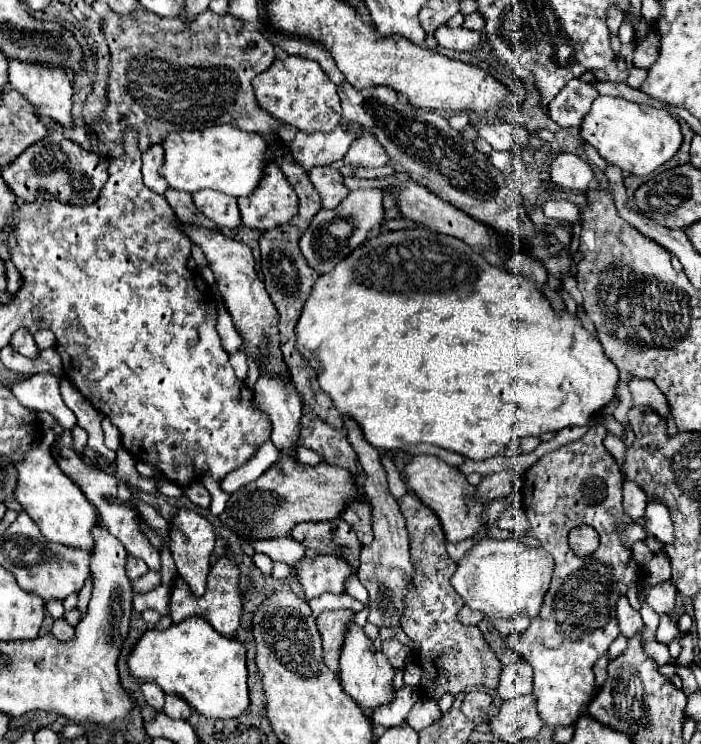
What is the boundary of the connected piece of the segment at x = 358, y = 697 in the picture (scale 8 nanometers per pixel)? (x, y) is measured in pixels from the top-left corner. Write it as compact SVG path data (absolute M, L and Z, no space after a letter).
M351 622L347 630L347 638L343 644L341 660L339 660L339 680L343 686L343 692L351 696L363 710L369 714L375 712L381 706L387 706L395 700L395 688L393 688L393 666L389 664L387 656L379 650L375 650L373 642L365 636L365 632Z

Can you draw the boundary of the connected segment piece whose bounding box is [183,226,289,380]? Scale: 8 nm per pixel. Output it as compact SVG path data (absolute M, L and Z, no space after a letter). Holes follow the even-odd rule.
M183 226L187 230L187 236L201 246L201 250L207 256L207 262L215 274L221 298L225 302L227 312L233 318L235 330L243 340L243 348L253 356L253 362L257 364L259 370L263 370L269 376L275 376L279 380L287 380L287 364L283 362L283 352L279 348L279 334L277 334L277 324L279 324L279 312L269 298L269 292L265 290L263 280L257 276L255 270L255 258L253 252L247 244L241 244L237 240L231 240L223 236L217 230L209 228L195 228L195 226ZM267 344L267 358L261 358L261 346Z

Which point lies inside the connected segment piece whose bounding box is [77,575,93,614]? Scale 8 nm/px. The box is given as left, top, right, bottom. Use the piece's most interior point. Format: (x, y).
(85, 594)

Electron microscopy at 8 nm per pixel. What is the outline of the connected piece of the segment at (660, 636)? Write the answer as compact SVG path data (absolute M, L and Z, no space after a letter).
M661 614L659 626L656 631L657 641L668 644L671 640L679 638L679 636L681 636L679 624L677 624L669 614Z

